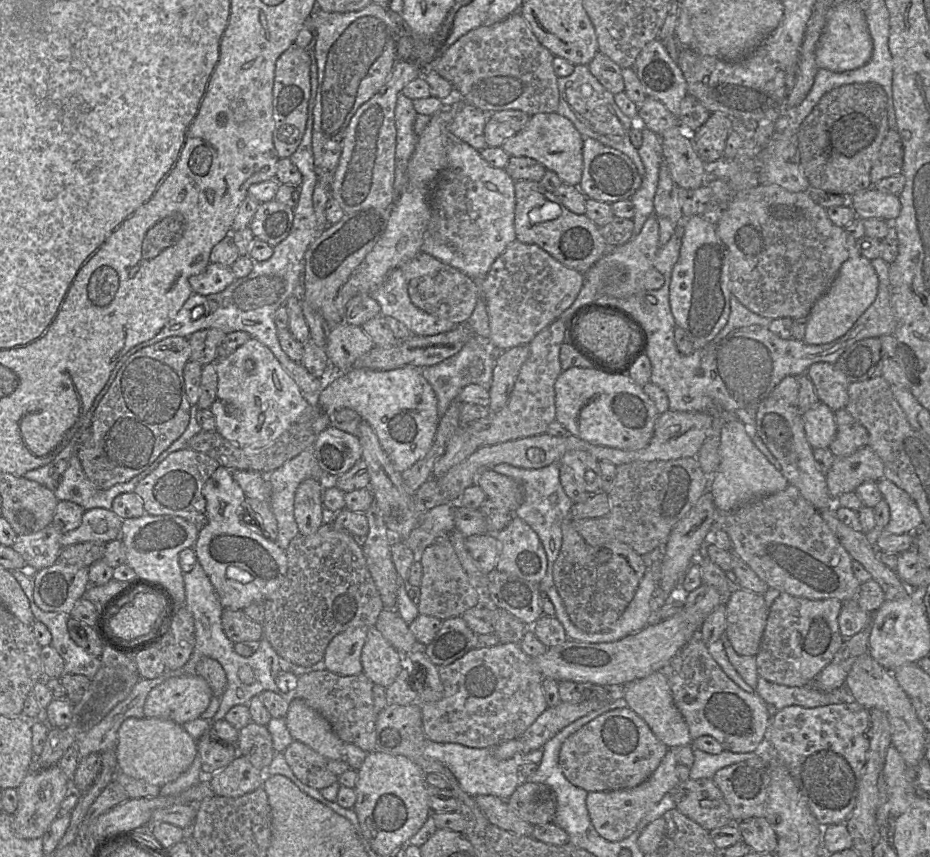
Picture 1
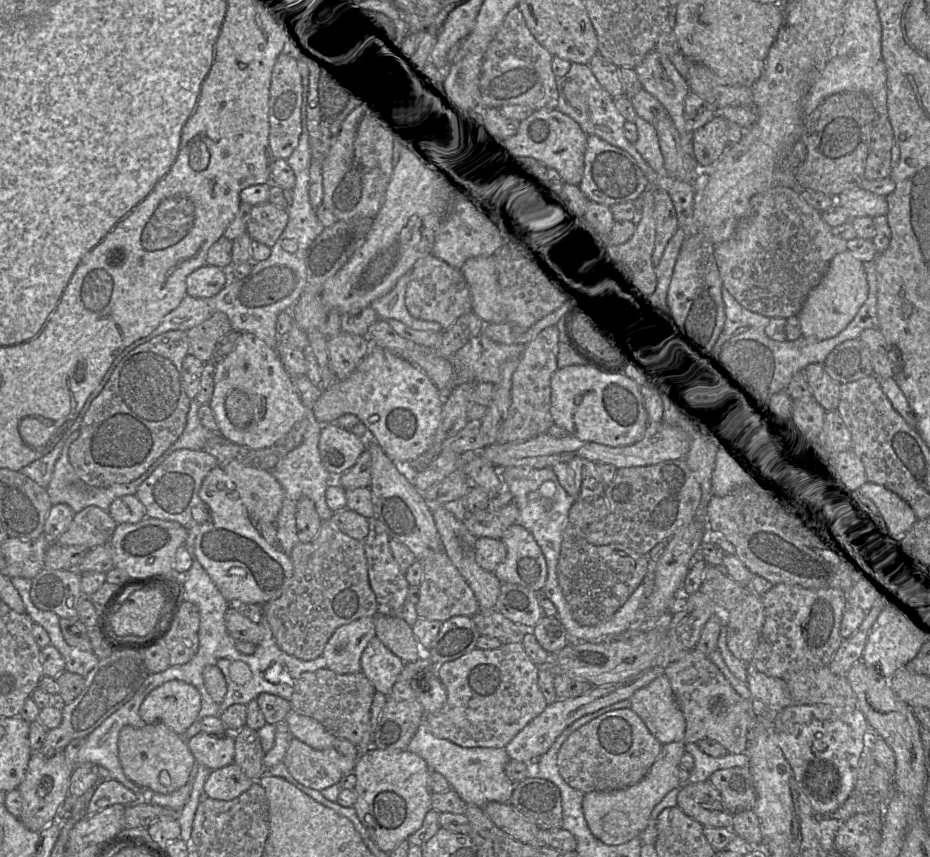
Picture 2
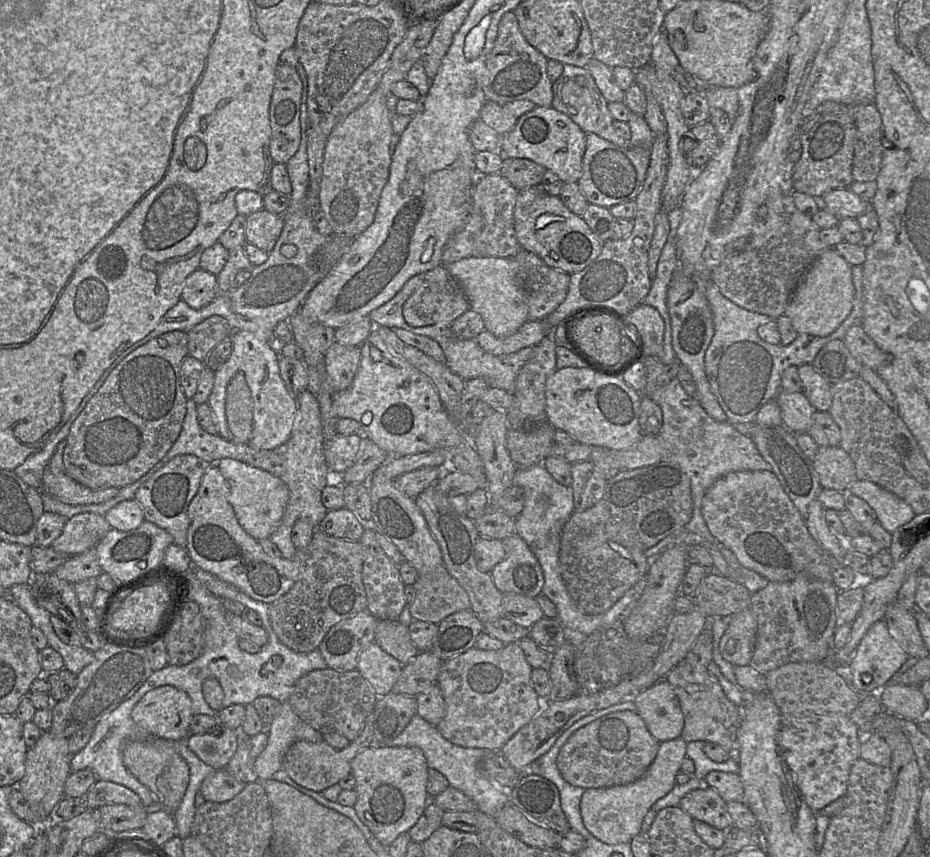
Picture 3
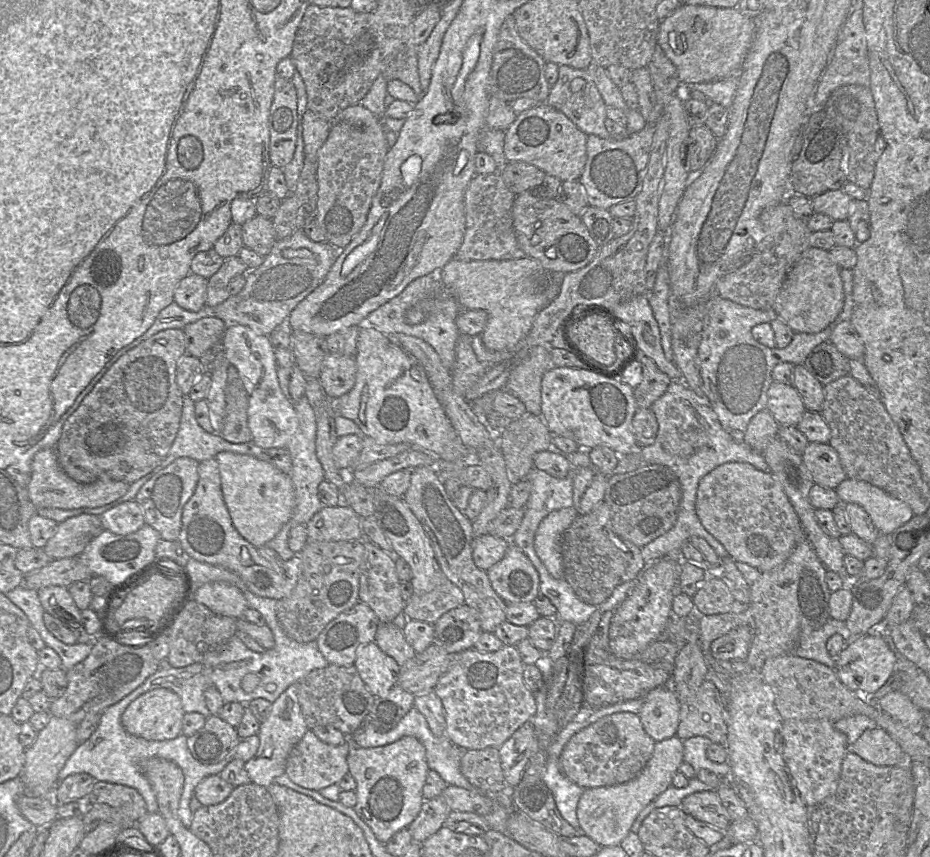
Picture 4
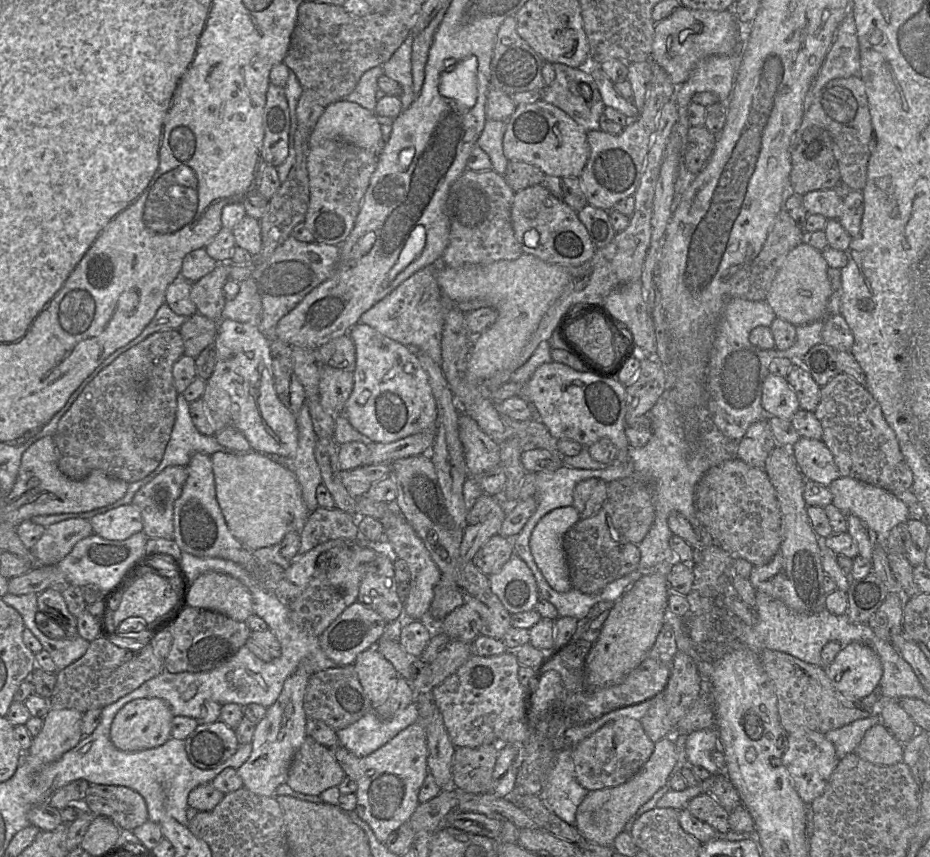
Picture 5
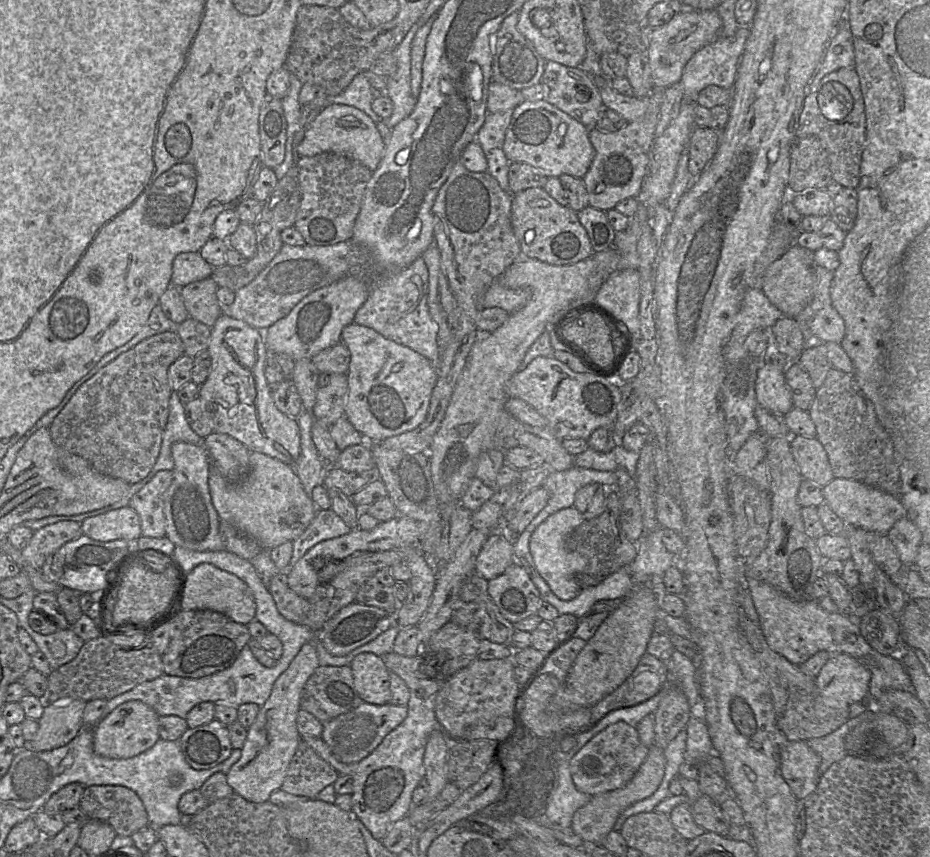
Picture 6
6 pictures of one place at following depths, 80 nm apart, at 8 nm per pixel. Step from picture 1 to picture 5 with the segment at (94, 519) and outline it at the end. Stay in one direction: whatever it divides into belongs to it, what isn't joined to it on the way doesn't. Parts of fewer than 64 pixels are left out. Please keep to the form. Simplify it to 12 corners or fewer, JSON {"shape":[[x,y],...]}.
{"shape":[[88,519],[48,527],[29,549],[39,565],[57,565],[93,534]]}

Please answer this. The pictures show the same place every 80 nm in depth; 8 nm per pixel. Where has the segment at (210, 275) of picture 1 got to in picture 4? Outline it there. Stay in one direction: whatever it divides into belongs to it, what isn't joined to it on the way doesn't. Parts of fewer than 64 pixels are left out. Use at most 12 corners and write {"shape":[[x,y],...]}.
{"shape":[[188,274],[174,302],[190,312],[206,306],[207,279]]}

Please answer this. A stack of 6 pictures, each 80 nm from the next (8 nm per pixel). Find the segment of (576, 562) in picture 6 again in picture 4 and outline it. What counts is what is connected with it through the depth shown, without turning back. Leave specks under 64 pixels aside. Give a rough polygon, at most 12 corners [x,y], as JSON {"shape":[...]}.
{"shape":[[555,510],[539,524],[537,556],[555,579],[563,578],[560,538],[578,516]]}

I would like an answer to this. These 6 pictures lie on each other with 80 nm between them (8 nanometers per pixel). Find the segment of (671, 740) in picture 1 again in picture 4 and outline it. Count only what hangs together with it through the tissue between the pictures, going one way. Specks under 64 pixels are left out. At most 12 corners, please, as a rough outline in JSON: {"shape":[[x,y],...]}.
{"shape":[[669,685],[643,698],[640,721],[655,741],[676,736],[679,700]]}

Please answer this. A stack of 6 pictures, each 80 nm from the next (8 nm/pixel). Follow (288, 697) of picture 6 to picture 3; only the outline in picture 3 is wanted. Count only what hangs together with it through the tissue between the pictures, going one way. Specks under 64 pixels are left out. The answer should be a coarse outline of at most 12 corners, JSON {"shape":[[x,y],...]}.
{"shape":[[289,701],[266,726],[254,760],[258,781],[282,769],[302,720]]}

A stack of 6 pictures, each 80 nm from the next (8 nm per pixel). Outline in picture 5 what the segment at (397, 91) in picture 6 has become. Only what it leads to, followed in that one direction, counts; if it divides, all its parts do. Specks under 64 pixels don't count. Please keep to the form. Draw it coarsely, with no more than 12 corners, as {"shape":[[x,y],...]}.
{"shape":[[411,32],[391,58],[380,66],[402,87],[399,99],[407,110],[413,92]]}

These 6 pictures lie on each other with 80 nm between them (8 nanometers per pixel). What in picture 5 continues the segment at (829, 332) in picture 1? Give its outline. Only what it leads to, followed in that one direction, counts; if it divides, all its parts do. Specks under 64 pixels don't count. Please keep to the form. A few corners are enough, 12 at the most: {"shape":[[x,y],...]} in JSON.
{"shape":[[792,249],[766,296],[794,326],[823,320],[832,294],[819,250]]}

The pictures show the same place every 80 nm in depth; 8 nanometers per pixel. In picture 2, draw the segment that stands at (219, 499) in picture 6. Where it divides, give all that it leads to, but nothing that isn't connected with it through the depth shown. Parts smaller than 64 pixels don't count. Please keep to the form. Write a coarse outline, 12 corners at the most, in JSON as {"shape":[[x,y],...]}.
{"shape":[[221,466],[254,522],[275,523],[284,491],[271,472]]}

